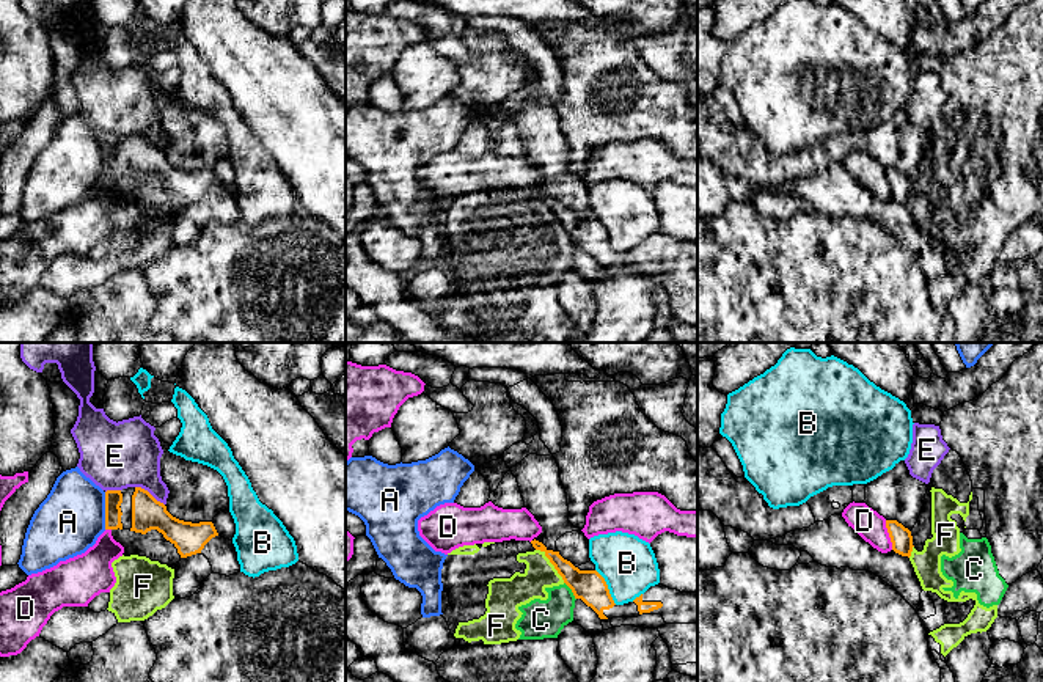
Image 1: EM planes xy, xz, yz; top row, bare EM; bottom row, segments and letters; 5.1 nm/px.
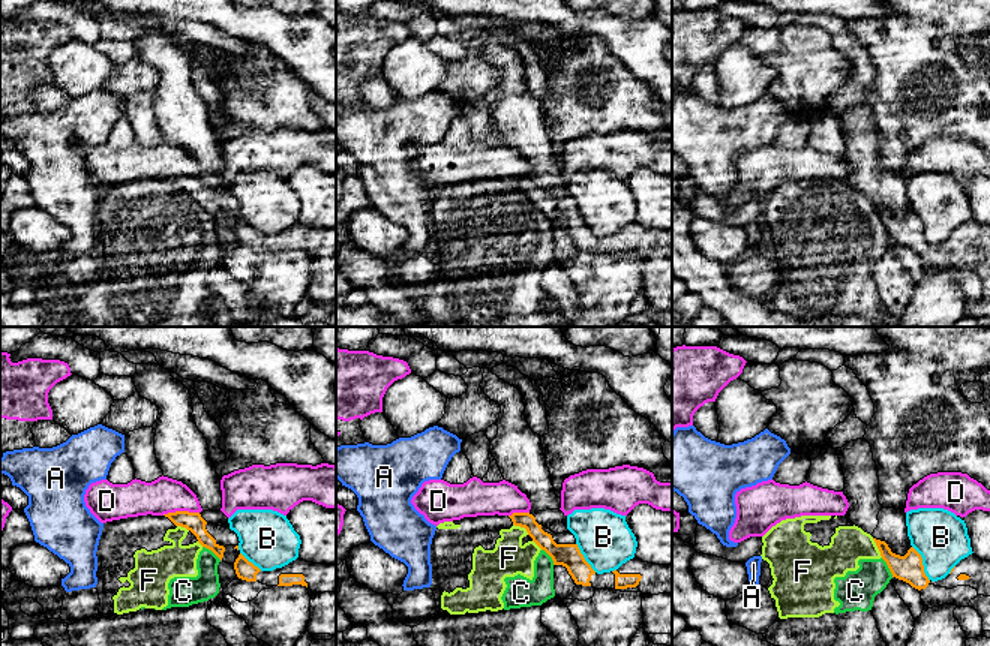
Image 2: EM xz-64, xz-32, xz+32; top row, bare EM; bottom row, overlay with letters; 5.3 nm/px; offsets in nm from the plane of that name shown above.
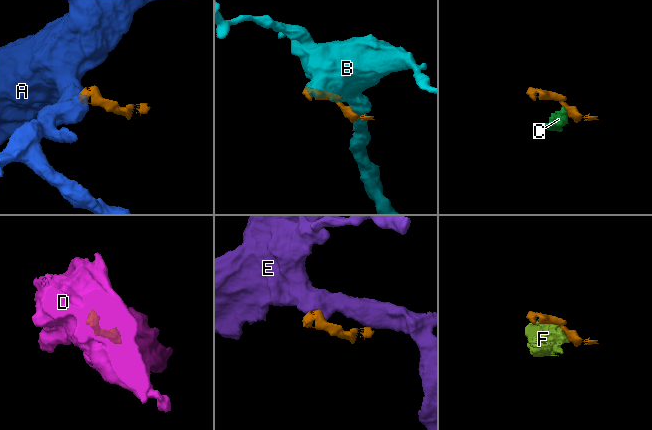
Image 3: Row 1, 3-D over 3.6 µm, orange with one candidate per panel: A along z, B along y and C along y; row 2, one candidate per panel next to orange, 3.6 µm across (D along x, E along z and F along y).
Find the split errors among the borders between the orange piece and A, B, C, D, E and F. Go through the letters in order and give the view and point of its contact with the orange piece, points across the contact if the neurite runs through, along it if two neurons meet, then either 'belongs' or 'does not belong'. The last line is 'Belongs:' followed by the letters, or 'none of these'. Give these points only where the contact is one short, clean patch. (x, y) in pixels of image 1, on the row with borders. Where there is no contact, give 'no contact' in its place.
A: meets orange in xy at (106, 511); border along xy (104, 492), (106, 528); does not belong
B: meets orange in xz at (607, 586); border along xz (596, 569), (616, 604); does not belong
C: meets orange in xz at (572, 591); border along xz (564, 582), (575, 599); does not belong
D: meets orange in yz at (889, 535); does not belong
E: meets orange in xy at (148, 492); border along xy (135, 486), (148, 491), (164, 505); does not belong
F: meets orange in xz at (552, 563); border along xz (536, 549), (544, 553), (564, 582); does not belong
Belongs: none of these

